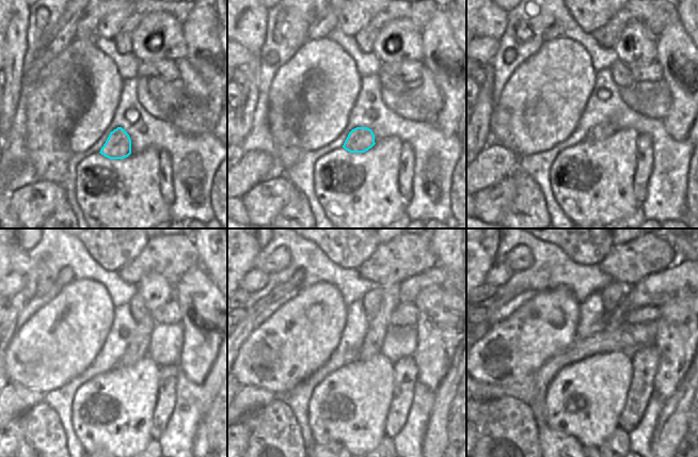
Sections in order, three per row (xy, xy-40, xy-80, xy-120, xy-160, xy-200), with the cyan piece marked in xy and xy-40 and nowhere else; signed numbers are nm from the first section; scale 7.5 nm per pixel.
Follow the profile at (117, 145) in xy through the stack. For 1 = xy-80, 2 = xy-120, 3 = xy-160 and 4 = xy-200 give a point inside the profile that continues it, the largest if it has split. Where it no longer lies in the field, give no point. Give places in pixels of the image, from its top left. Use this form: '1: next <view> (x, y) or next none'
1: next xy-80 (599, 132)
2: next xy-120 (138, 346)
3: next xy-160 (379, 325)
4: next xy-200 (617, 317)

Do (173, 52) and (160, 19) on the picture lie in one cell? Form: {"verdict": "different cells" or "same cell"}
{"verdict": "same cell"}

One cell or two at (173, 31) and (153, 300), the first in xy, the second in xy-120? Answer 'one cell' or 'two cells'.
one cell

